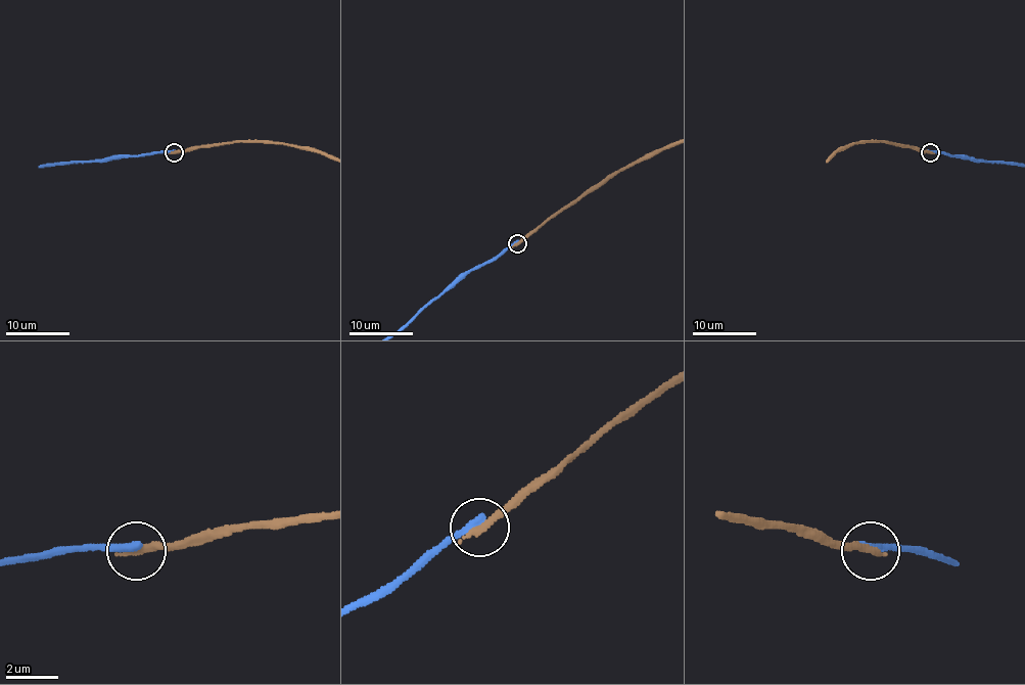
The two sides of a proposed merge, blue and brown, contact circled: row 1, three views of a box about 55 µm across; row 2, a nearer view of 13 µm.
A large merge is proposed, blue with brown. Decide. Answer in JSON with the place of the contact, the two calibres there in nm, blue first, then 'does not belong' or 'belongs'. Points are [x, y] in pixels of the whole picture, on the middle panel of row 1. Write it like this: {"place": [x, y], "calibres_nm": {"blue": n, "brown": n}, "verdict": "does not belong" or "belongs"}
{"place": [517, 243], "calibres_nm": {"blue": 320, "brown": 320}, "verdict": "does not belong"}

